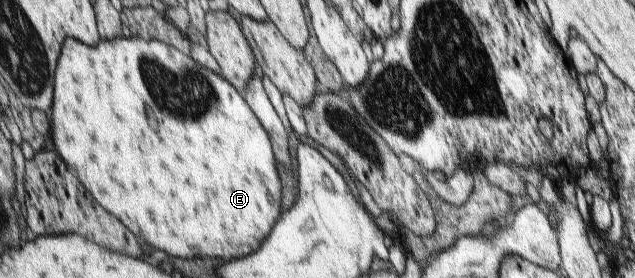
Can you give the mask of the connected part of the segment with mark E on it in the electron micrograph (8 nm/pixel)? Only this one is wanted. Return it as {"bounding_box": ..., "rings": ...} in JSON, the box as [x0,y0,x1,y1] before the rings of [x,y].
{"bounding_box":[53,36,285,261],"rings":[[[134,36],[129,39],[127,37],[119,37],[119,39],[105,40],[102,39],[97,47],[93,47],[79,41],[78,39],[73,39],[69,37],[65,47],[63,47],[63,53],[61,53],[61,59],[59,59],[59,69],[57,69],[57,89],[55,89],[55,105],[53,105],[53,141],[54,145],[59,149],[59,153],[63,155],[63,159],[67,161],[69,169],[75,171],[81,181],[87,185],[87,189],[105,205],[105,209],[109,209],[113,215],[117,215],[119,219],[123,219],[127,223],[127,227],[133,229],[135,235],[139,235],[143,239],[143,233],[147,235],[147,241],[155,247],[161,247],[163,251],[171,253],[171,255],[177,255],[177,257],[223,257],[225,261],[233,261],[234,259],[243,259],[244,257],[249,257],[253,255],[255,251],[259,251],[263,247],[263,243],[267,241],[267,237],[273,233],[273,227],[279,223],[279,219],[283,217],[285,213],[284,209],[281,208],[281,203],[283,203],[283,183],[281,183],[281,177],[279,177],[279,171],[277,170],[277,151],[275,150],[275,145],[273,145],[273,137],[269,135],[268,129],[265,129],[265,125],[261,123],[260,117],[257,117],[257,113],[253,111],[252,105],[249,105],[246,96],[237,89],[236,85],[233,85],[225,76],[215,71],[201,65],[200,62],[196,60],[192,55],[183,53],[181,49],[173,47],[161,40],[148,40],[141,36]]]}

